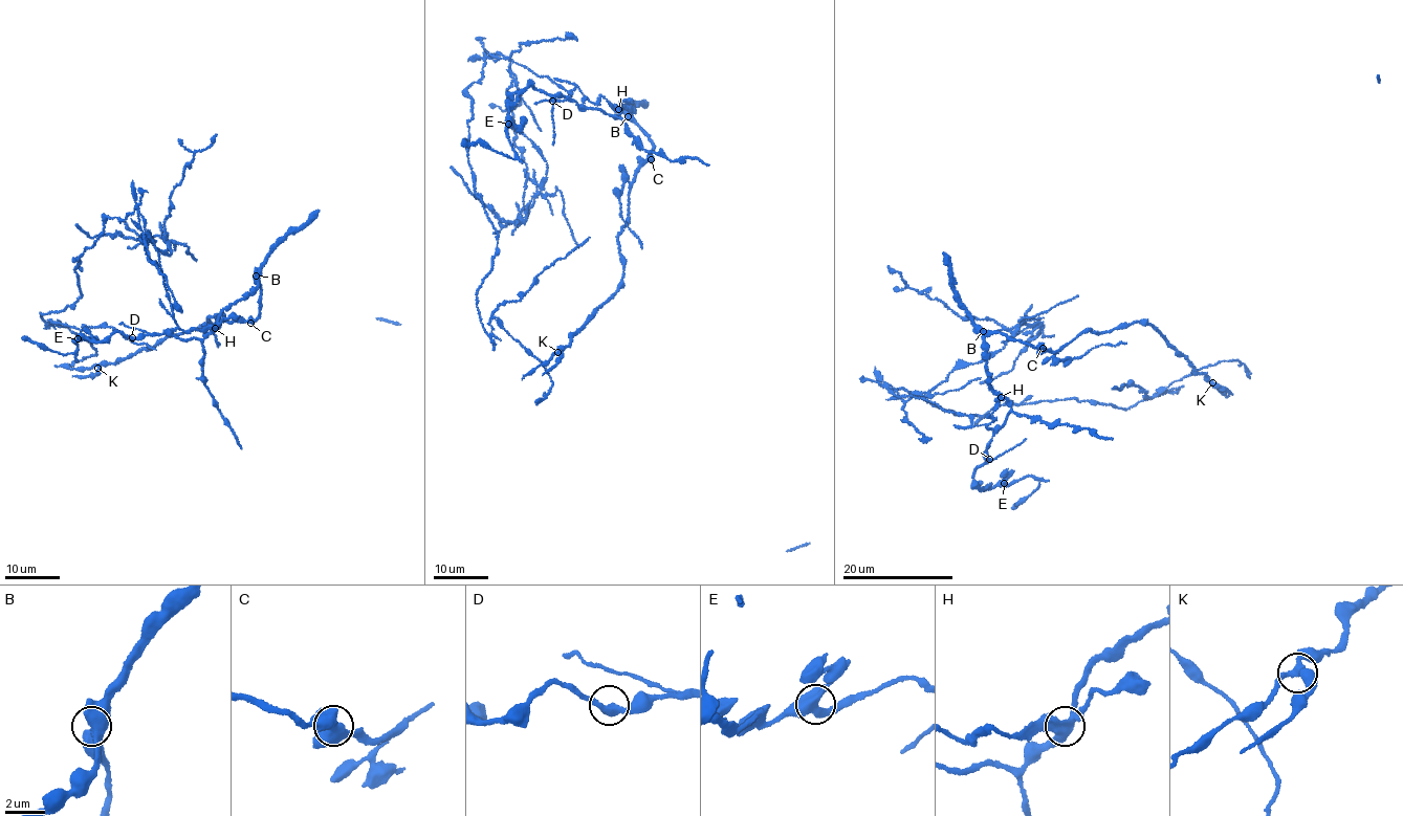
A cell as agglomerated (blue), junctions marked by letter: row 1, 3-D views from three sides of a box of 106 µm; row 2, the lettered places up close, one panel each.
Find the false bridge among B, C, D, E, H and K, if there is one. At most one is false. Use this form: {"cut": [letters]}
{"cut": ["H"]}

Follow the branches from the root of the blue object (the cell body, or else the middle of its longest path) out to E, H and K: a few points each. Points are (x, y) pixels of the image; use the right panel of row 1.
E: (993, 420), (988, 425), (994, 431), (985, 453), (987, 459), (976, 469), (973, 478), (981, 489), (1004, 483)
H: (993, 420), (988, 415), (1001, 397)
K: (993, 420), (988, 415), (999, 398), (989, 379), (985, 333), (1055, 352), (1089, 330), (1148, 324), (1212, 382)

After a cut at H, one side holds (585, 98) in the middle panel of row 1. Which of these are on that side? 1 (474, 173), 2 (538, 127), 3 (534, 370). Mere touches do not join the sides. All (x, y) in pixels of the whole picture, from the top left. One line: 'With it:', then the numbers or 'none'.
With it: 1, 2

